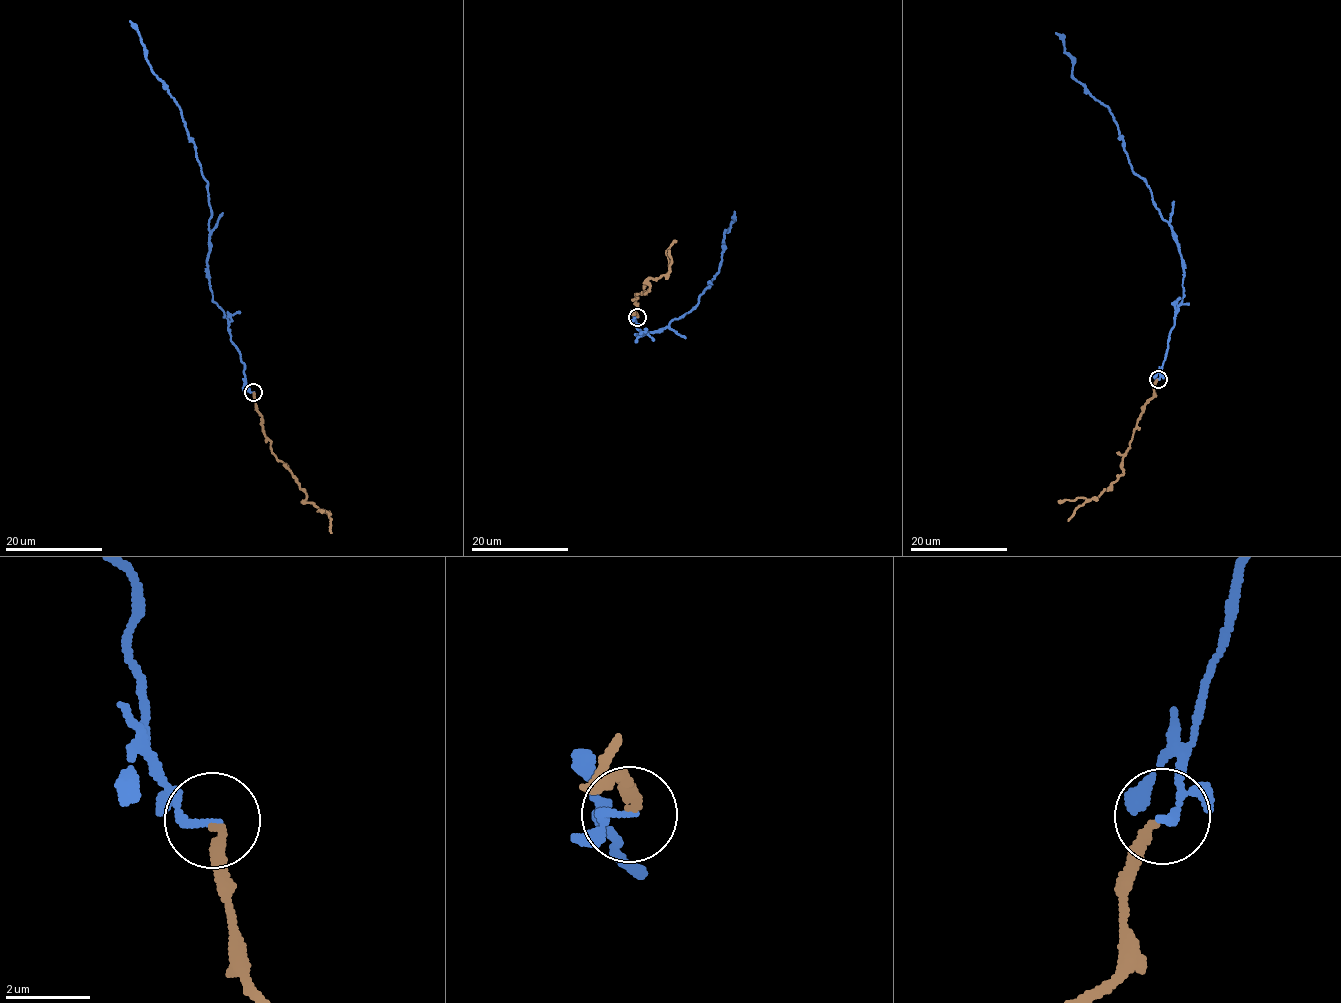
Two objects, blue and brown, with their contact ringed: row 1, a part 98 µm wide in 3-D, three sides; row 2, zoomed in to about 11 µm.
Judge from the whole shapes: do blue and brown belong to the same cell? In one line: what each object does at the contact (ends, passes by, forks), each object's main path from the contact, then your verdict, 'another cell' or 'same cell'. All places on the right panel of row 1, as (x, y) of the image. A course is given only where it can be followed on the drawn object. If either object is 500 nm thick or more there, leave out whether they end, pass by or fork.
blue ends there; brown ends there; blue runs (1158, 378), (1183, 294), (1179, 243), (1149, 185), (1132, 170), (1112, 112), (1073, 76), (1072, 60), (1055, 33); brown runs (1157, 380), (1153, 396), (1144, 405), (1122, 460), (1123, 473), (1096, 497), (1058, 501); same cell

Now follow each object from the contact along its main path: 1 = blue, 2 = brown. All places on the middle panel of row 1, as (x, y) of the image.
1: (637, 318), (639, 337), (691, 311), (717, 275), (724, 231), (734, 221), (734, 211)
2: (637, 316), (633, 312), (637, 306), (634, 294), (645, 294), (649, 279), (667, 274), (666, 251), (676, 240)

